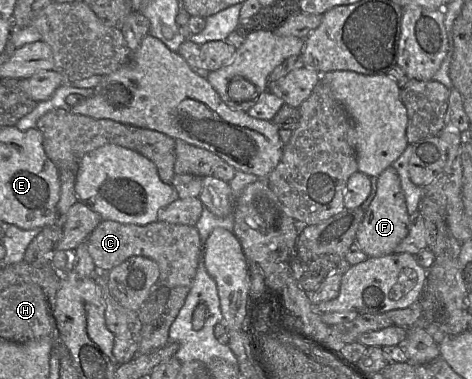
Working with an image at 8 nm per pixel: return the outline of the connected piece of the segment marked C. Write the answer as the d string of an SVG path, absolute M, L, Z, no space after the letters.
M103 220L85 240L98 270L110 271L132 256L144 256L159 266L159 285L169 289L190 286L196 276L201 254L200 235L195 226L155 221L146 225Z

